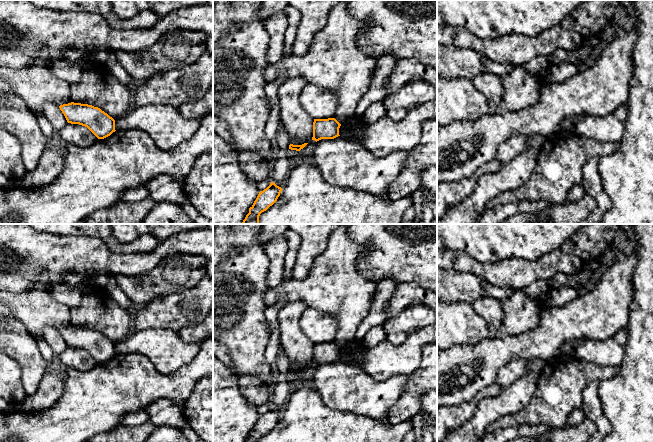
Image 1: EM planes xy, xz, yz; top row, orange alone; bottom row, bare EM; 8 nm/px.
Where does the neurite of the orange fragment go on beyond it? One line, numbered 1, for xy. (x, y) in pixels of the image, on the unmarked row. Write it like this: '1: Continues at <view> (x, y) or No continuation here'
1: No continuation here

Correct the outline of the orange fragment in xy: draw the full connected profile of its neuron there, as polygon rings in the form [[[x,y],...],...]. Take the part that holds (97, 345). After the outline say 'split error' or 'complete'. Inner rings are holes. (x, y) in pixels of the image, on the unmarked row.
[[[81,327],[59,330],[68,347],[87,351],[98,363],[104,363],[115,356],[115,344],[98,331]]]; complete

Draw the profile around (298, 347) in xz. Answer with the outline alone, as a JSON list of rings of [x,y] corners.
[[[302,301],[284,305],[277,314],[281,331],[281,347],[288,357],[290,368],[302,369],[313,361],[314,343],[301,331],[299,320],[307,306]]]

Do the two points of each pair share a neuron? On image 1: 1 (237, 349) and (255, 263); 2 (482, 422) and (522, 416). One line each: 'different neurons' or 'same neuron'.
1: same neuron
2: different neurons

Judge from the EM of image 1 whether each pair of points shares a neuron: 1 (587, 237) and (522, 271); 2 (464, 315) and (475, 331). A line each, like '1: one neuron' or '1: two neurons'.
1: two neurons
2: one neuron

